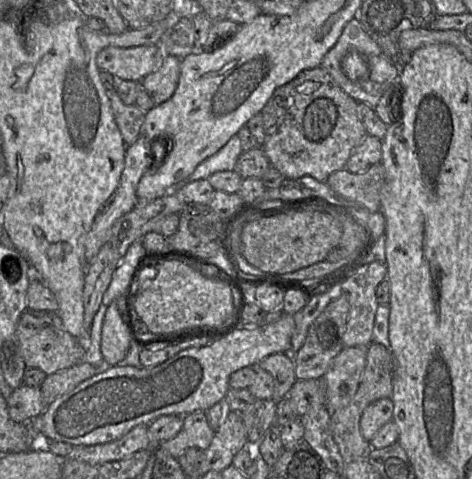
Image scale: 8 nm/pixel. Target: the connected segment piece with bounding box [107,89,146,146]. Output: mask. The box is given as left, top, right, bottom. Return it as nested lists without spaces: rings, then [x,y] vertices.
[[[107,89],[107,93],[116,124],[124,143],[129,146],[141,135],[141,126],[145,121],[146,112],[136,105],[124,104],[115,89]]]

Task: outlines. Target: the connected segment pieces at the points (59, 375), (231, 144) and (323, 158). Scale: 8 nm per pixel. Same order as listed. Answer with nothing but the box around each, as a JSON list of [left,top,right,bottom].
[[40,363,111,402],[187,135,243,182],[260,67,367,182]]

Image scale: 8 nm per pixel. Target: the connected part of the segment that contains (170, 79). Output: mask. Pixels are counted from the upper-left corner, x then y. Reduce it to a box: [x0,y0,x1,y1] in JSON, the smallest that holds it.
[140,54,181,105]

